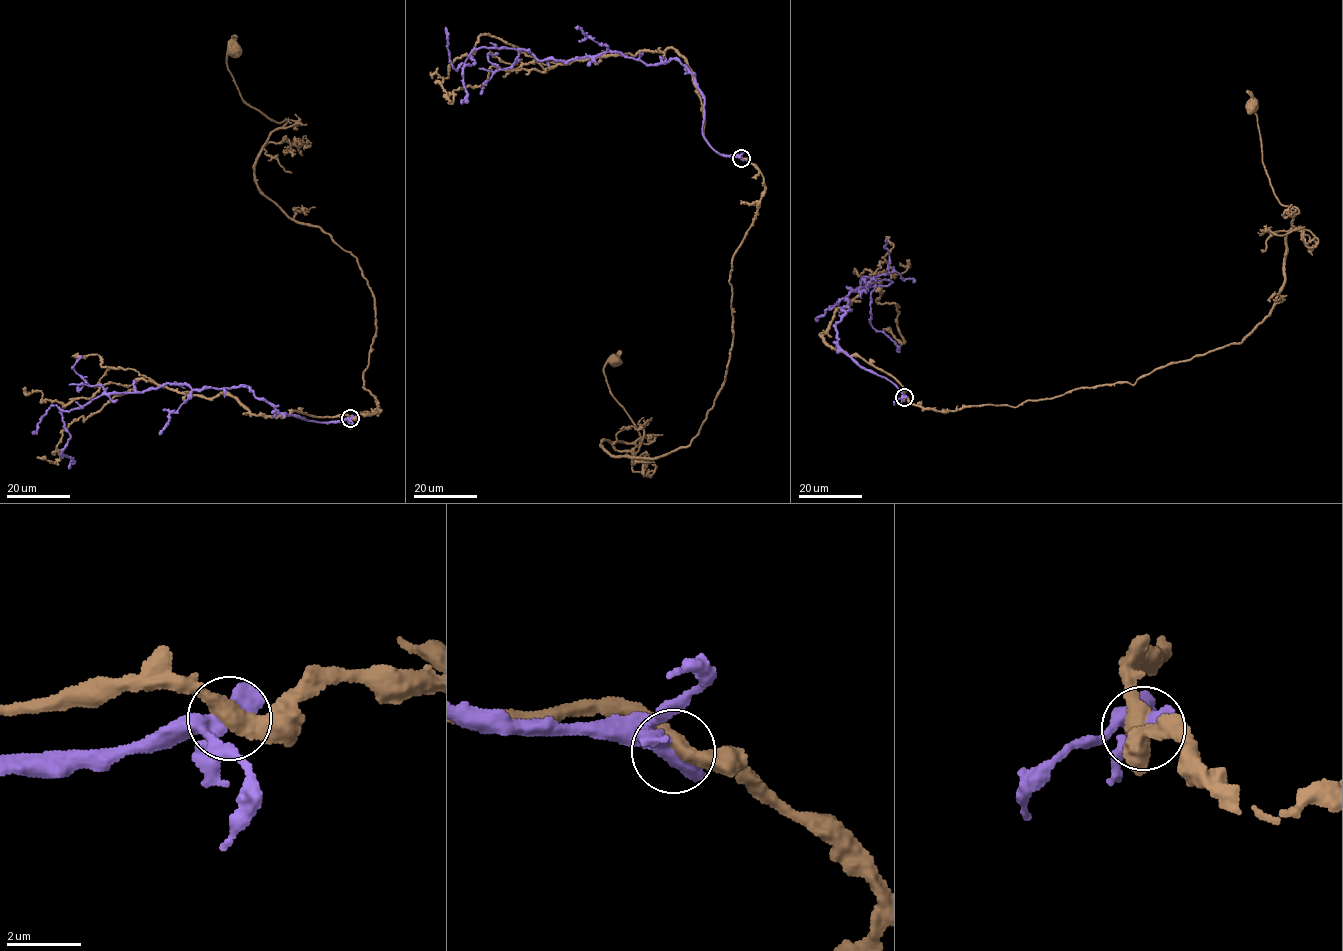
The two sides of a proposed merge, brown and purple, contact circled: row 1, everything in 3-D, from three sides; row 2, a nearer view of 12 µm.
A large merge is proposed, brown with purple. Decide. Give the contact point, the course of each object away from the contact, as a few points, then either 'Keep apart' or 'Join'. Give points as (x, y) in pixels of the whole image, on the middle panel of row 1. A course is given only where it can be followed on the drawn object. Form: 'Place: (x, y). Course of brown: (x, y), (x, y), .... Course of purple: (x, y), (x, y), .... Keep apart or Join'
Place: (741, 158). Course of brown: (741, 158), (764, 194), (730, 274), (725, 380), (687, 446), (601, 447), (640, 441), (611, 392), (614, 359). Course of purple: (741, 158), (705, 139), (704, 100), (678, 60), (481, 47), (461, 104). Keep apart

